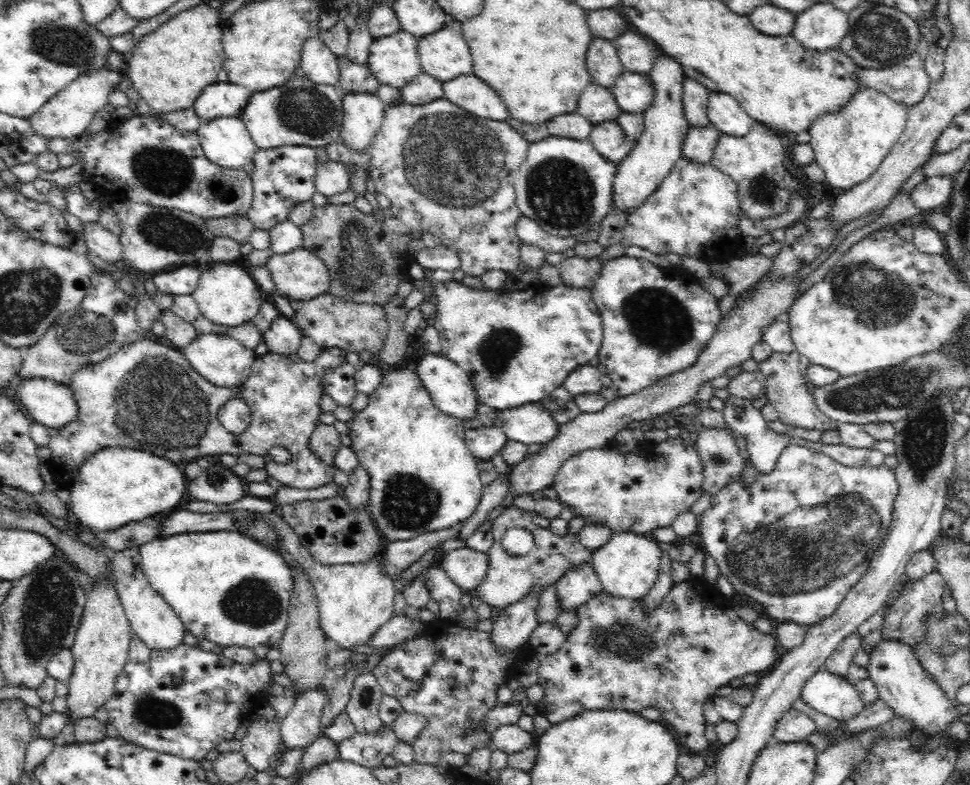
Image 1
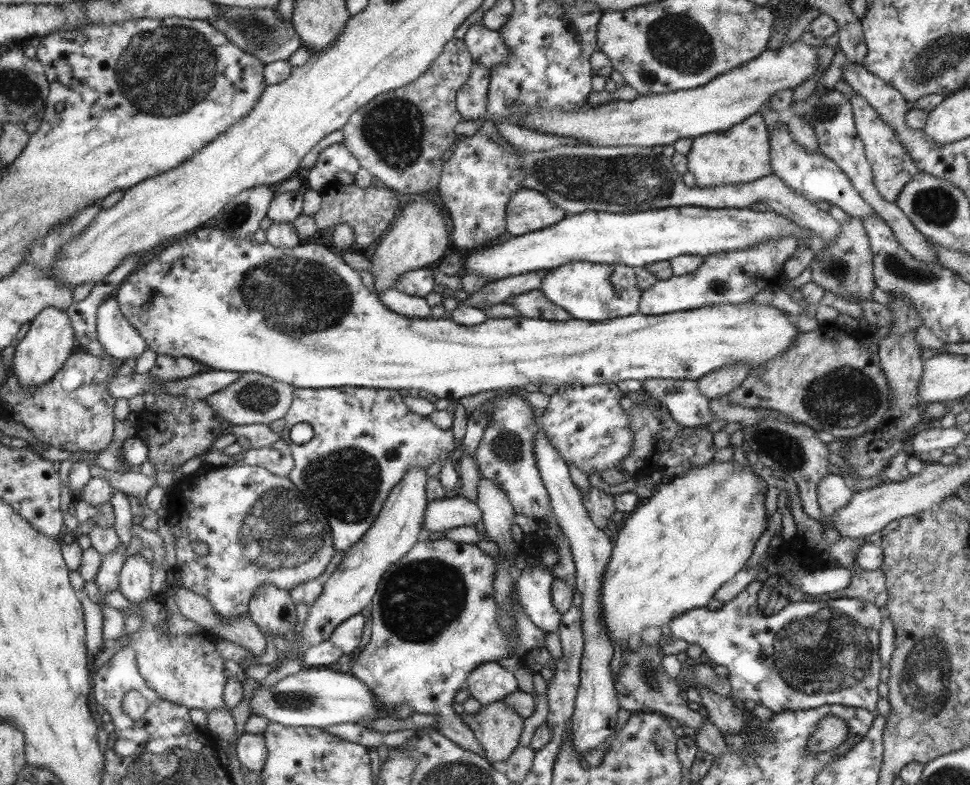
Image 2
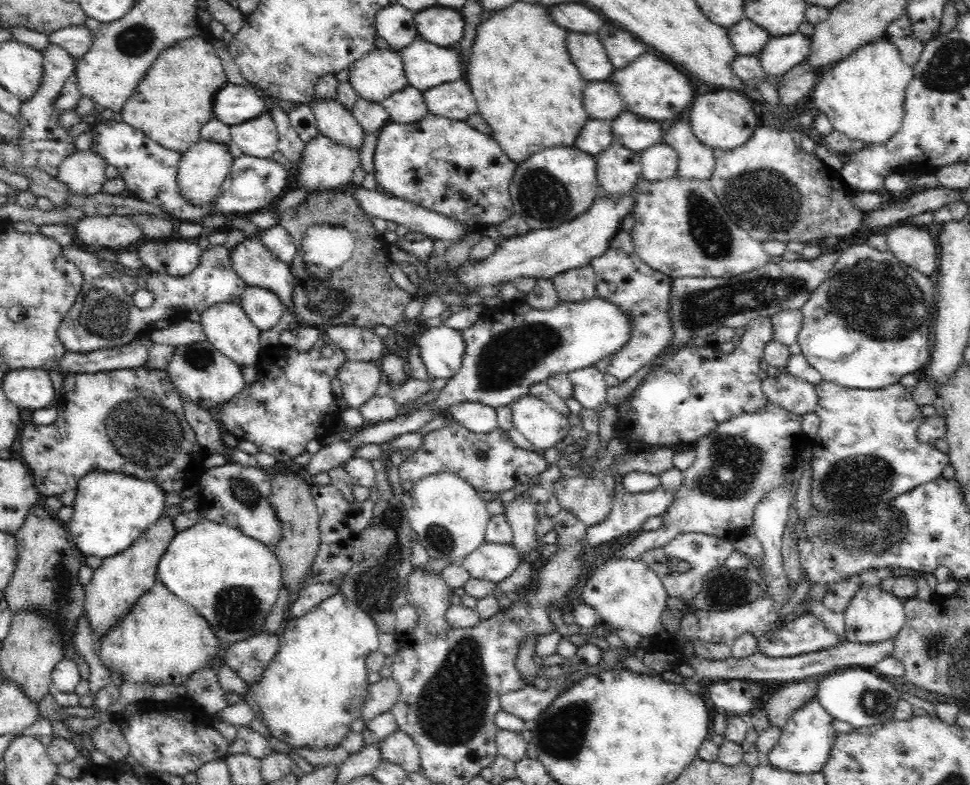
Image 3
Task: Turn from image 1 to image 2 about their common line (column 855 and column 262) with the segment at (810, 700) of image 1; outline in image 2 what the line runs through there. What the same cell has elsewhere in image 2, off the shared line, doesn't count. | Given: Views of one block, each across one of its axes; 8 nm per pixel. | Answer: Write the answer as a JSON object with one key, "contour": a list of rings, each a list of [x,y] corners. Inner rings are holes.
{"contour":[[[303,668],[273,686],[261,686],[249,700],[251,716],[267,718],[269,724],[291,728],[325,728],[331,724],[353,722],[363,724],[375,714],[375,698],[371,690],[351,674],[339,674],[333,668]]]}

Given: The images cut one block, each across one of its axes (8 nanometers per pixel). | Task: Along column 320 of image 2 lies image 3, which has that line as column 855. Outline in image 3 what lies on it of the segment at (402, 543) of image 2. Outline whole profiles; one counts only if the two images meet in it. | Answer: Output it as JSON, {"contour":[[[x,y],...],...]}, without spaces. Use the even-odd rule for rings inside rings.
{"contour":[[[862,584],[858,588],[844,616],[846,616],[846,640],[862,646],[890,642],[900,634],[902,626],[906,626],[906,606],[892,592],[884,592],[882,588],[868,584]]]}

